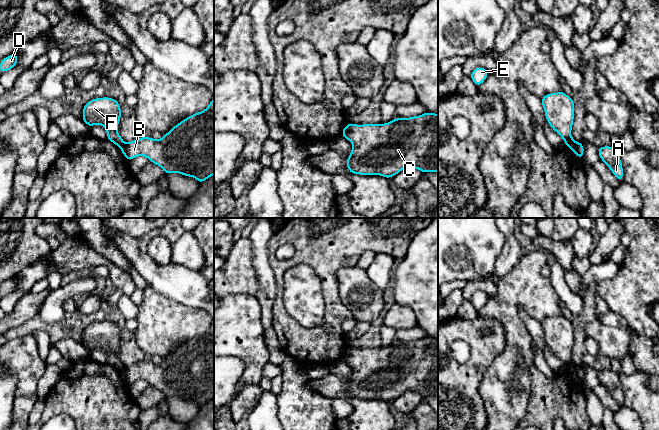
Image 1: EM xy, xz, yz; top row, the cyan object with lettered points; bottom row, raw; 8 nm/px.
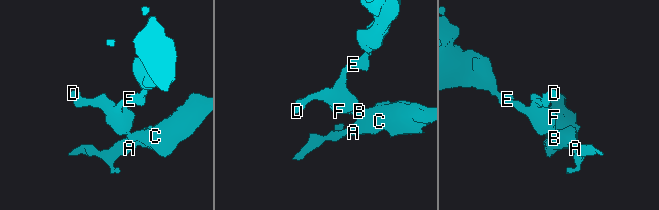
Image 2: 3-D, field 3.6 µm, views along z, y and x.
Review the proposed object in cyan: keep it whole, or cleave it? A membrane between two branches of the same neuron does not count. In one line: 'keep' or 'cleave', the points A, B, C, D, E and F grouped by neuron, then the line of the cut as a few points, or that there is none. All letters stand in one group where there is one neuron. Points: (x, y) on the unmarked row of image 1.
cleave; groups A B C / D E F; cut yz (579, 366), (570, 371)

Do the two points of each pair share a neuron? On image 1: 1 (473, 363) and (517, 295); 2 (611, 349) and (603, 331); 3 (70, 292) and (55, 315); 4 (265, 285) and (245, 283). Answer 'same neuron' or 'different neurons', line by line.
1: different neurons
2: same neuron
3: same neuron
4: different neurons

